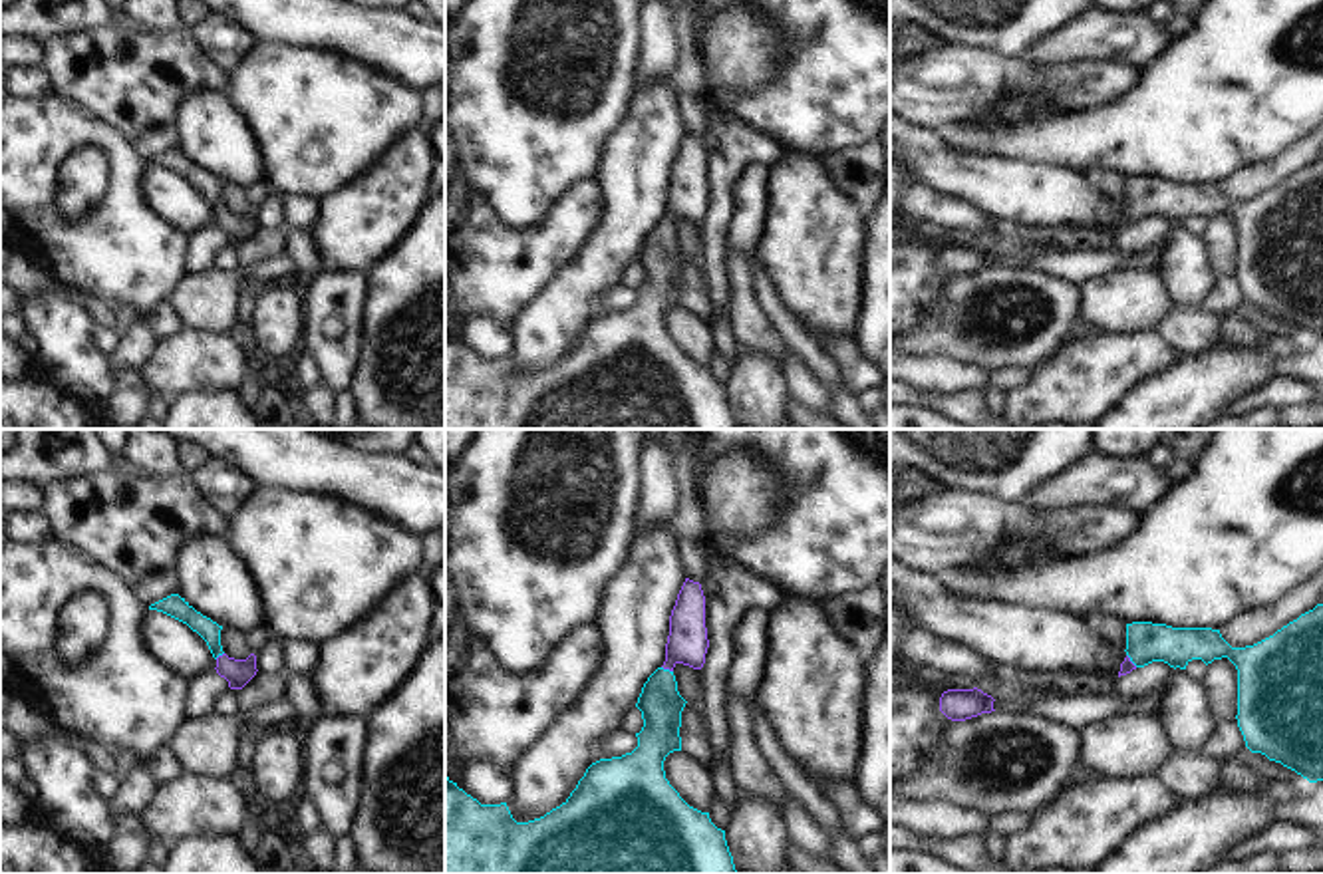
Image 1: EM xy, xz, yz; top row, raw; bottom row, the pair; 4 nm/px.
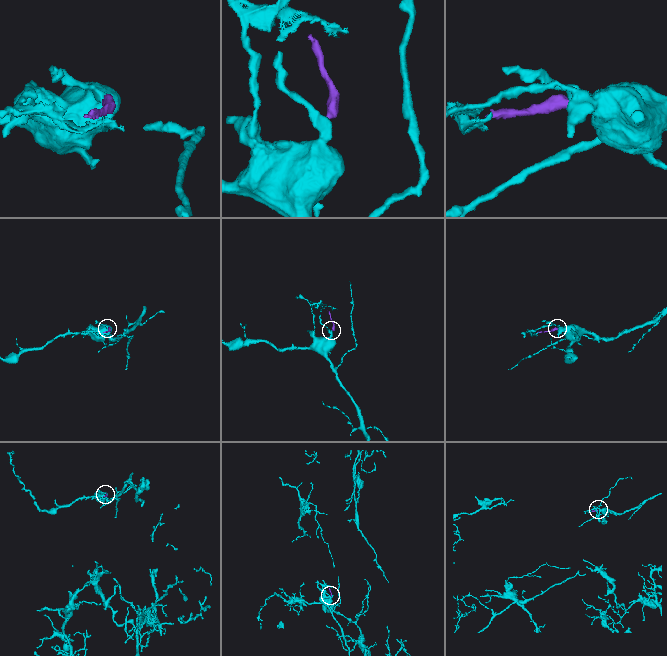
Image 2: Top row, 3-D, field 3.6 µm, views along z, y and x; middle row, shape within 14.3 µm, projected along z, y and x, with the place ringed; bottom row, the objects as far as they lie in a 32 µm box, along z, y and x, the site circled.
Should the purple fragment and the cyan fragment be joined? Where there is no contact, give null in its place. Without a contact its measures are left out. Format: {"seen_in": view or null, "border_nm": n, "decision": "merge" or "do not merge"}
{"seen_in": "xz", "border_nm": 50, "decision": "merge"}

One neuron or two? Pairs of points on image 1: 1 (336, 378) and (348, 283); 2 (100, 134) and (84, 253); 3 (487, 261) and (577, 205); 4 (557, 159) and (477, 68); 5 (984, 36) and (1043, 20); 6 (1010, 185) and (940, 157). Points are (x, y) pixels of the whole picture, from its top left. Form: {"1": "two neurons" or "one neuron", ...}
{"1": "one neuron", "2": "one neuron", "3": "one neuron", "4": "one neuron", "5": "one neuron", "6": "one neuron"}

